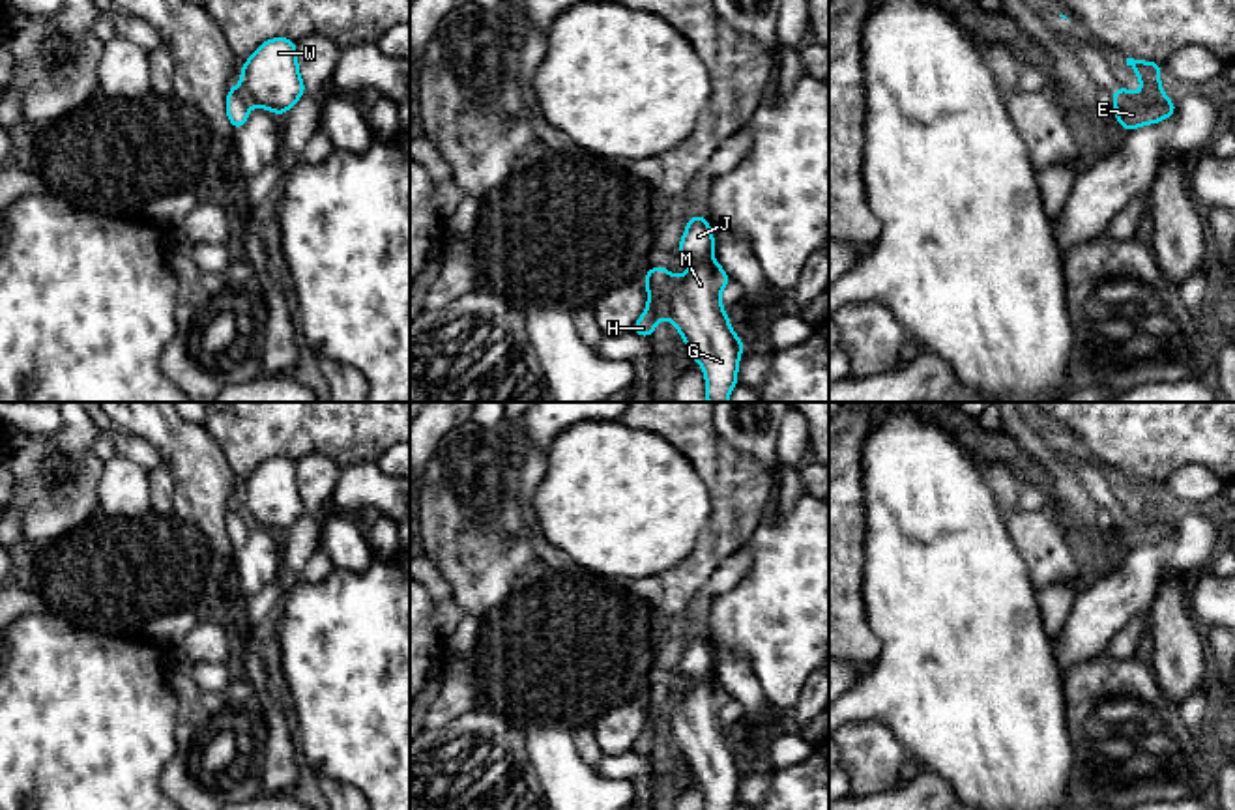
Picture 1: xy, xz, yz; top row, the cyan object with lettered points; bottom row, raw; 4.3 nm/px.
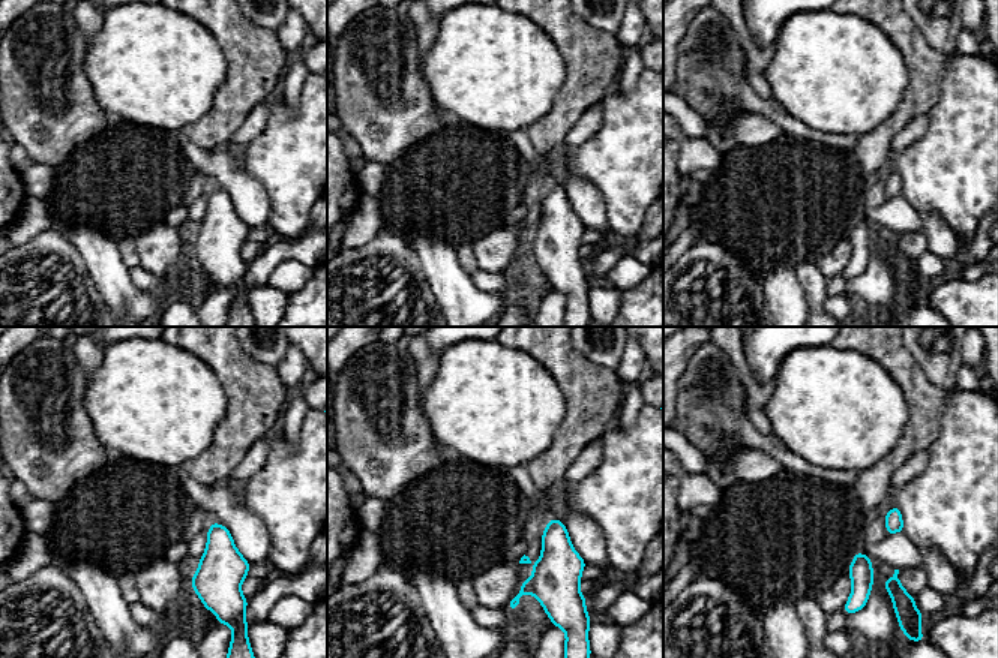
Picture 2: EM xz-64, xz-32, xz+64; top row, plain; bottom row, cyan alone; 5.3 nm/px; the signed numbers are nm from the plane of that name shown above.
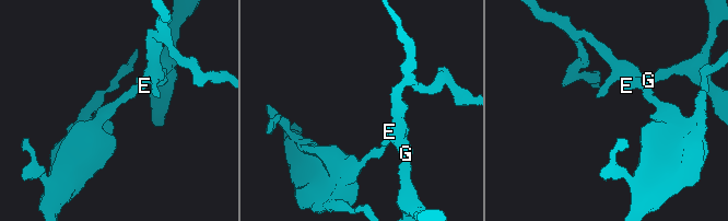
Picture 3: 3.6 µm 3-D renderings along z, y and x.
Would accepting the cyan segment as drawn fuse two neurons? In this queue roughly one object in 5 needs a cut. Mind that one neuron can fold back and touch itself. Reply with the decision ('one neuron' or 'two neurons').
two neurons

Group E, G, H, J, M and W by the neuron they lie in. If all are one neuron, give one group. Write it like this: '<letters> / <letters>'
E H / G J M W

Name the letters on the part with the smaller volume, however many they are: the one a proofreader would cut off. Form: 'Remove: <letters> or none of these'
Remove: E, H

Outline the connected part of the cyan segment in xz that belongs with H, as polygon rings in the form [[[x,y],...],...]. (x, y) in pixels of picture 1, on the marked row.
[[[664,266],[651,268],[646,277],[647,307],[634,324],[634,333],[651,337],[655,325],[664,318],[664,292],[670,284],[672,273]]]

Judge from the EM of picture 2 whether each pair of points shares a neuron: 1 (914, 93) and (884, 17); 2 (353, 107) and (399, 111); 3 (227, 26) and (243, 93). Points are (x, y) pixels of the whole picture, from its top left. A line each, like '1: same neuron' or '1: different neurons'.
1: same neuron
2: same neuron
3: same neuron

